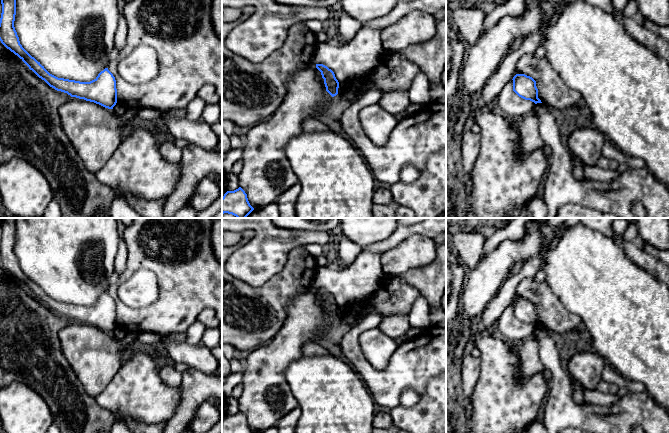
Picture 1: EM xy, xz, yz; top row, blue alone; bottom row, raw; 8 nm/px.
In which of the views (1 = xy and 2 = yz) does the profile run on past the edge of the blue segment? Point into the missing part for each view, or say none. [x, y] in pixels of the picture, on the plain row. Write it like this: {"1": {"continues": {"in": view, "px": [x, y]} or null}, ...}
{"1": {"continues": null}, "2": {"continues": null}}

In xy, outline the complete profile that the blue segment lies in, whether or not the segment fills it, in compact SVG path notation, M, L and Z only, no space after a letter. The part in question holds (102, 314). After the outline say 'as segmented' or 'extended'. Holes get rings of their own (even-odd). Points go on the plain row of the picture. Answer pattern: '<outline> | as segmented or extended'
M0 218L2 237L0 242L0 265L17 279L39 302L57 315L67 317L71 321L94 326L105 332L113 333L117 327L116 304L105 292L90 306L80 306L58 302L50 298L44 290L32 281L20 268L14 251L16 239L16 218Z | as segmented

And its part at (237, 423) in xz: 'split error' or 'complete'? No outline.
complete

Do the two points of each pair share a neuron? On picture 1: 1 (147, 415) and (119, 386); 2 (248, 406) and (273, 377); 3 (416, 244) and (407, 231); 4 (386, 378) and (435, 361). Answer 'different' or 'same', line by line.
1: same
2: same
3: different
4: same

